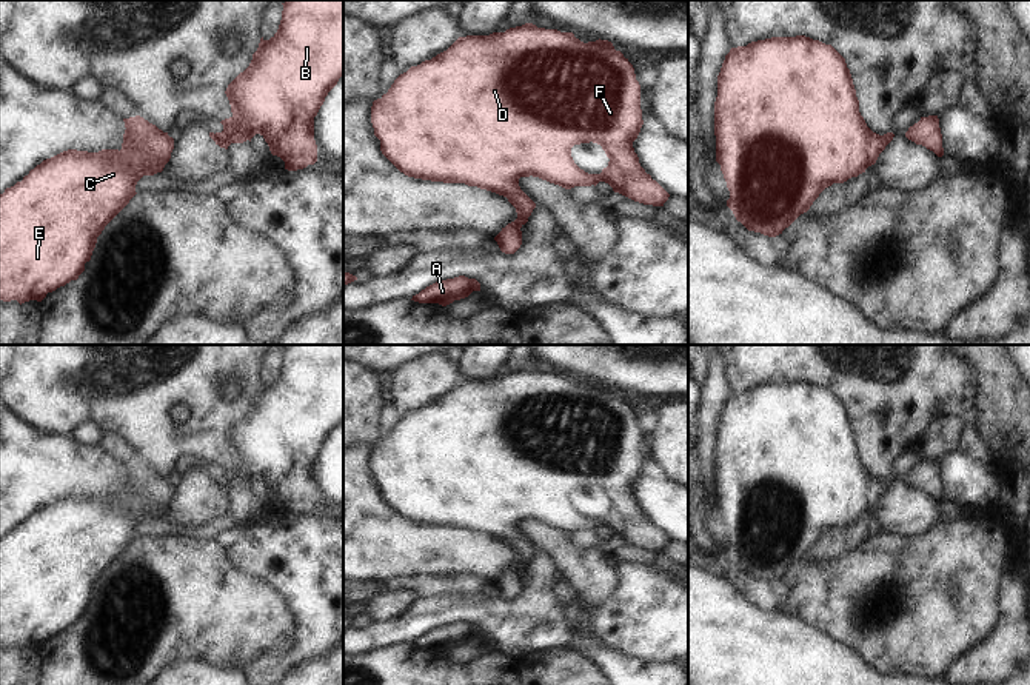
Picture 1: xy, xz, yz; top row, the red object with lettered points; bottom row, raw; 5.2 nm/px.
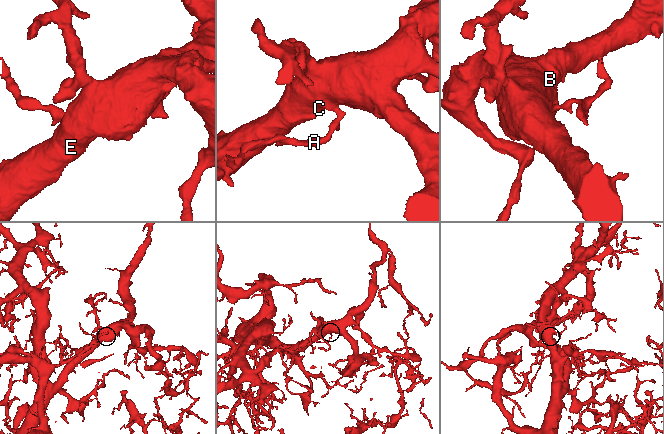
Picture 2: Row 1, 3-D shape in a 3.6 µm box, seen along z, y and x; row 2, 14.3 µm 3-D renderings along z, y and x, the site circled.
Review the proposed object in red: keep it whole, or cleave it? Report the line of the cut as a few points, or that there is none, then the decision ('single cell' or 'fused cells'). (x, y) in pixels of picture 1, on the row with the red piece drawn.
no cut | single cell

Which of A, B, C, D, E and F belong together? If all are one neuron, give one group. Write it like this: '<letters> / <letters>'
A B C D E F

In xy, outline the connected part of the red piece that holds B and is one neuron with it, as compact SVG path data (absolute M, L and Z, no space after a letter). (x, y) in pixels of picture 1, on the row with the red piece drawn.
M286 0L277 32L269 38L260 38L249 66L240 72L226 88L225 94L232 115L222 120L222 132L209 132L220 148L228 149L231 143L243 143L260 134L273 155L285 162L285 169L297 171L317 162L317 145L314 140L314 117L325 102L328 92L343 77L343 0Z

